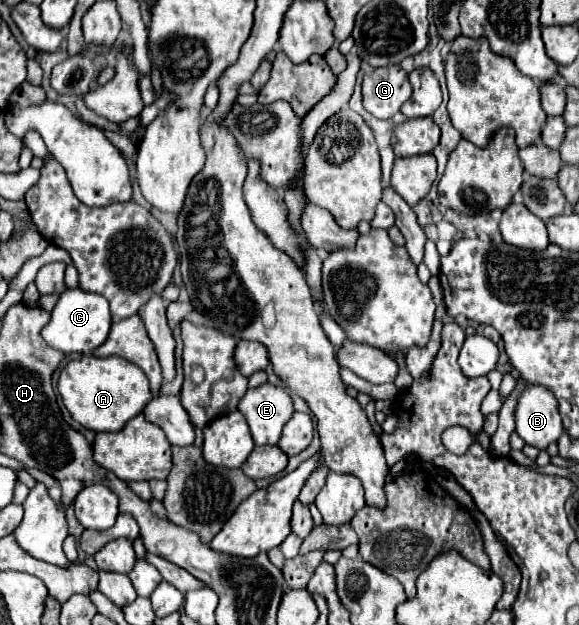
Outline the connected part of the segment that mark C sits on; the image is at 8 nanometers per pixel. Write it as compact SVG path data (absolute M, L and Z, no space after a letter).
M66 289L52 309L48 325L42 329L44 341L62 353L92 353L100 347L110 331L110 309L102 295L86 293L82 289Z

